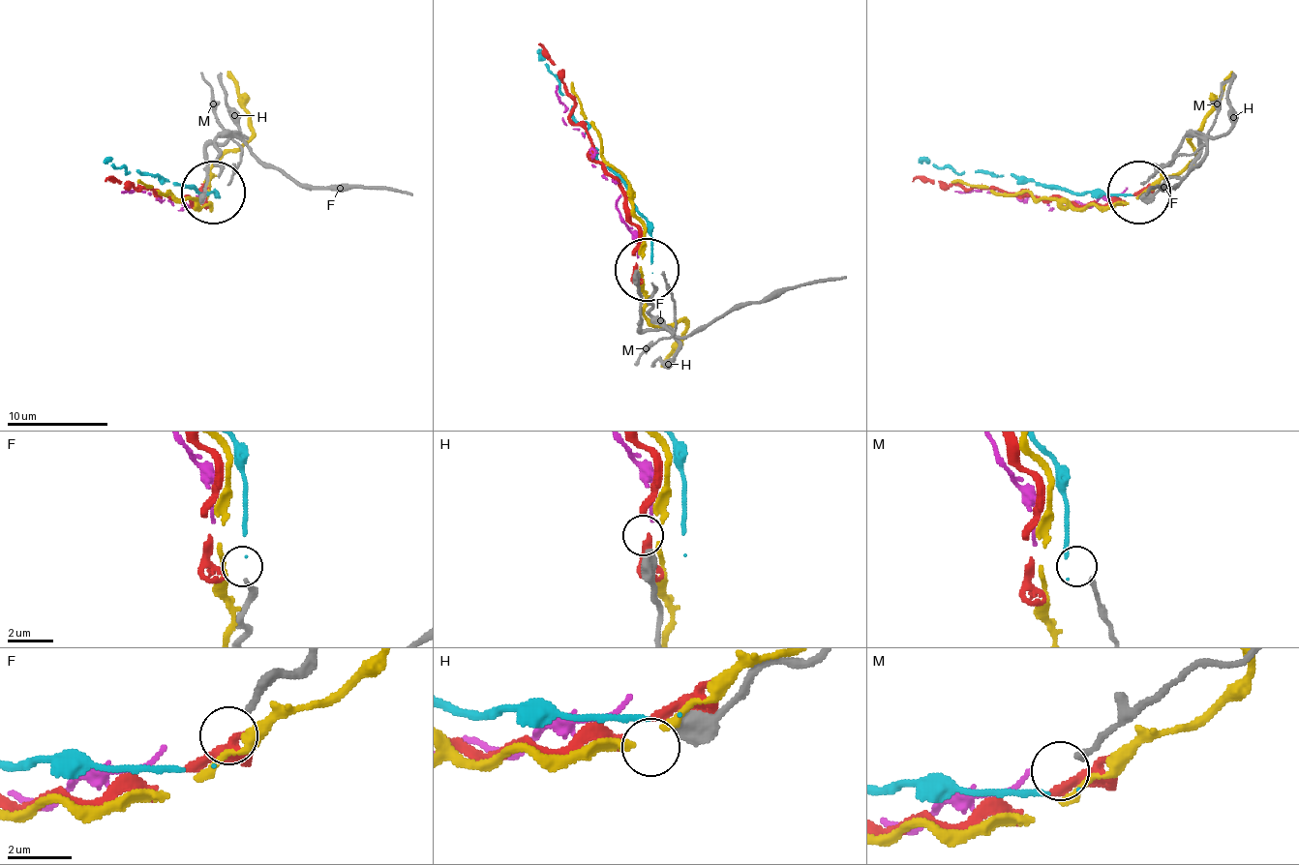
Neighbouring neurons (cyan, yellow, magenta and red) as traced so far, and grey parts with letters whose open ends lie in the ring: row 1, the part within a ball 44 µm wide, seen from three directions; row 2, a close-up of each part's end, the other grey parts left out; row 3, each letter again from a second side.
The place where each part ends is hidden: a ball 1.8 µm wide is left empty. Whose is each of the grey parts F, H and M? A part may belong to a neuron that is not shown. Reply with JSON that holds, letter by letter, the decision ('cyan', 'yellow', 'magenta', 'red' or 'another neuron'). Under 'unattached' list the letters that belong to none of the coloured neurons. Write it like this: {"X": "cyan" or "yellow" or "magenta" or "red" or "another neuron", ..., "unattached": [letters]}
{"F": "cyan", "H": "another neuron", "M": "another neuron", "unattached": ["H", "M"]}

